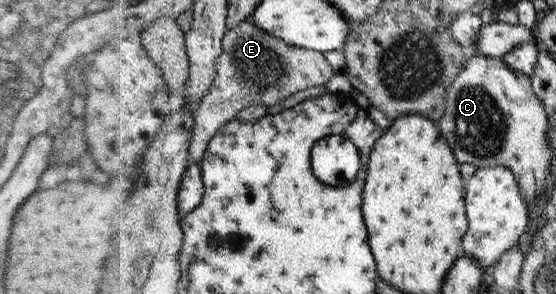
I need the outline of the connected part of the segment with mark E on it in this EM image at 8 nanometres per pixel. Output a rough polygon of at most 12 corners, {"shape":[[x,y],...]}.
{"shape":[[243,19],[196,112],[191,161],[255,104],[326,85],[324,52]]}

